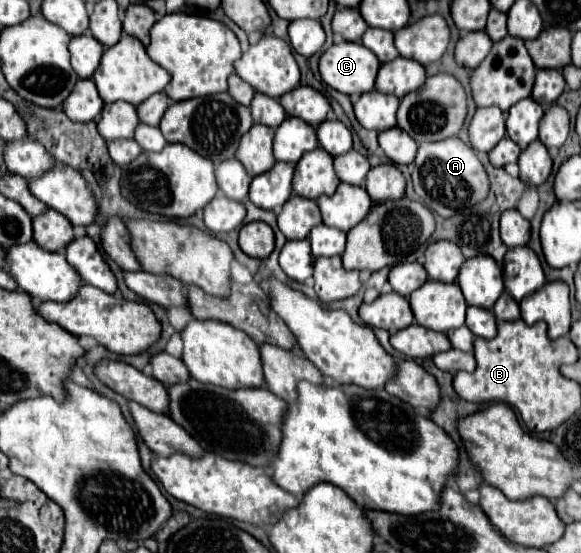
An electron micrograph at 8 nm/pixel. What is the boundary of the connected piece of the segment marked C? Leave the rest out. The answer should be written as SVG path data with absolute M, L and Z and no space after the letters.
M334 43L320 57L322 81L346 95L372 91L378 69L378 59L362 43Z

